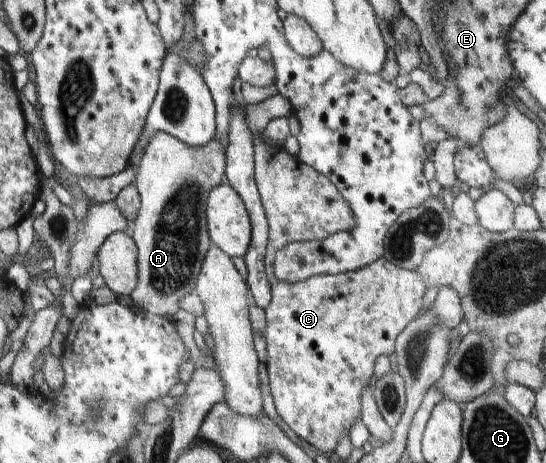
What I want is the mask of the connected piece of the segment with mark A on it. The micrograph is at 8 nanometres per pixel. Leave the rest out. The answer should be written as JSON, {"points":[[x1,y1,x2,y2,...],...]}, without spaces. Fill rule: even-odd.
{"points":[[156,132,148,139,139,159,134,184,141,198,141,207,129,230,138,254,138,284,131,294,135,308,170,318,178,312,182,296,194,294,196,279,212,244,206,222,206,196,212,188,220,185,225,166,226,149,218,138,213,138,204,147,193,149,166,132]]}

